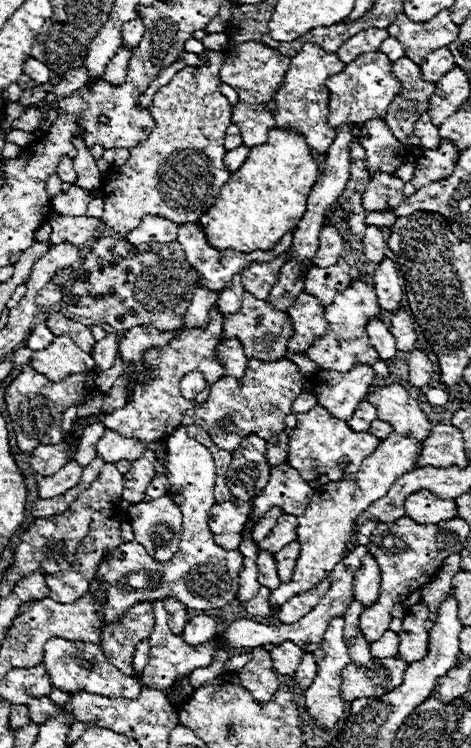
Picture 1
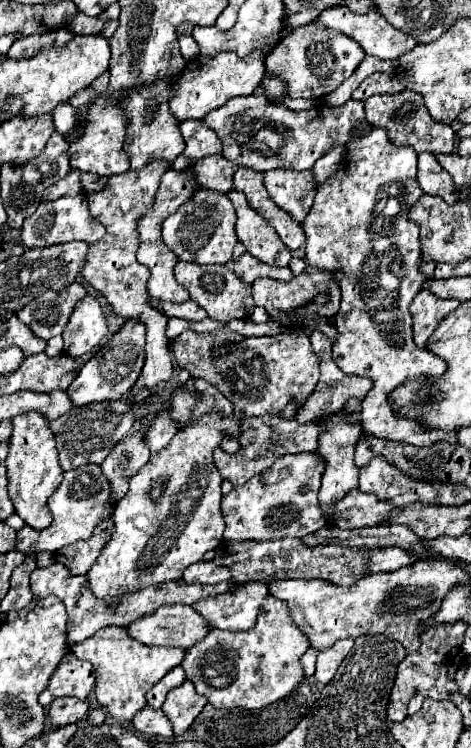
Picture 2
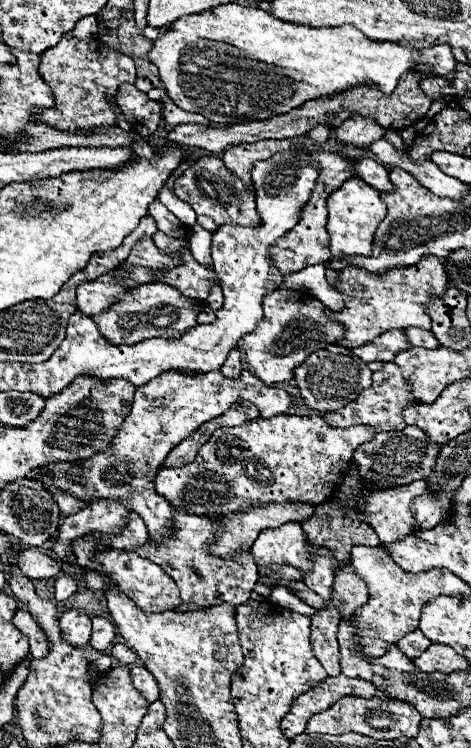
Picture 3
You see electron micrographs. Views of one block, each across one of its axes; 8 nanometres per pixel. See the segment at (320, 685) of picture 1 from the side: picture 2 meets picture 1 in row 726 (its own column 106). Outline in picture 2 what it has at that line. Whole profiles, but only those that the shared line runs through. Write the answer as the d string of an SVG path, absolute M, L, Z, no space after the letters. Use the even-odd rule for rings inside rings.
M86 296L74 308L70 322L62 334L64 350L70 356L82 356L90 352L106 336L108 326L102 314L102 308L96 298Z

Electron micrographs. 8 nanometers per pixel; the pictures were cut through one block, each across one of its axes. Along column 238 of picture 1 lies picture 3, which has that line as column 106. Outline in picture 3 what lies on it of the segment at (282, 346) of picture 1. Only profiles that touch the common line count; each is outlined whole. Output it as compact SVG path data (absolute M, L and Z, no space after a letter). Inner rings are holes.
M160 282L160 284L138 286L132 292L128 290L128 292L120 294L112 306L118 306L118 312L110 314L110 308L108 308L106 312L90 316L90 318L96 322L96 326L100 328L100 334L112 346L122 346L122 344L132 346L132 344L142 342L146 338L180 338L182 332L186 332L186 328L194 328L194 324L198 324L196 316L202 312L204 302L190 300L190 298L182 296L176 288Z

